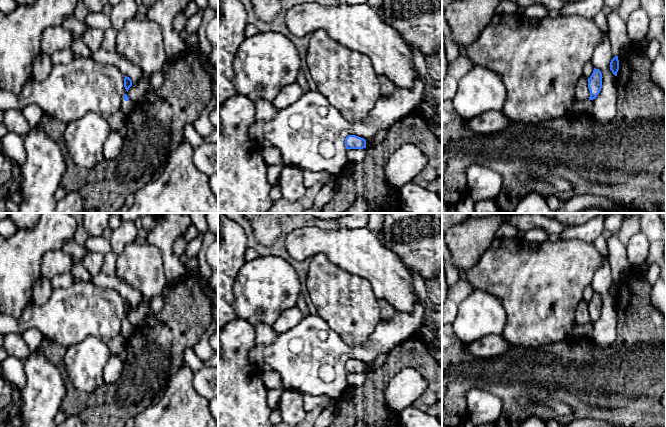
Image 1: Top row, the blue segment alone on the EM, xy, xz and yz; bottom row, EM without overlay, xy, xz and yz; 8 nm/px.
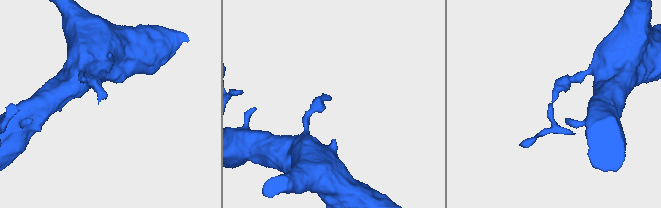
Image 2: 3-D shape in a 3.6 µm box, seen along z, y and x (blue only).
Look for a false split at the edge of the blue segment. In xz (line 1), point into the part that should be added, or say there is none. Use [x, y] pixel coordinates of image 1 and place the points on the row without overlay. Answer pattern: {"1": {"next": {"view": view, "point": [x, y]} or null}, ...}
{"1": {"next": null}}

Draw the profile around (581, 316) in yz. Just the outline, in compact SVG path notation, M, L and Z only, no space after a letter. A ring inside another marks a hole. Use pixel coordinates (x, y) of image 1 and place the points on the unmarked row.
M581 300L581 302L576 307L574 316L573 316L573 322L574 325L583 325L585 323L589 323L590 321L590 315L588 312L588 303L584 300Z

